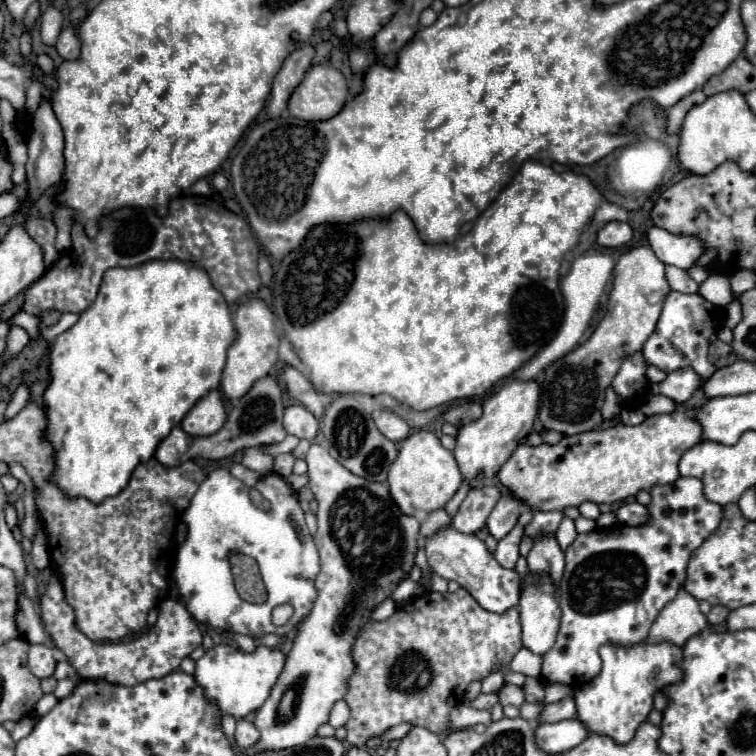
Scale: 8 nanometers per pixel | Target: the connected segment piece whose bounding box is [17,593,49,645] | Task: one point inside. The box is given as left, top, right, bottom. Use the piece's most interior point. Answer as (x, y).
(28, 620)

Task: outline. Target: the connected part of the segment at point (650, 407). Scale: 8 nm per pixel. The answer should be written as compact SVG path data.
M653 395L645 401L645 405L641 405L639 409L649 417L649 415L661 415L661 413L673 413L675 411L675 403L663 395Z

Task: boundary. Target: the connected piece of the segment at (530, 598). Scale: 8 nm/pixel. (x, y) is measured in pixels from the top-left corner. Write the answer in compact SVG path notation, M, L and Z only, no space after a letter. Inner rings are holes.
M525 577L519 615L523 627L523 647L535 655L545 655L555 643L561 619L557 589L549 577Z

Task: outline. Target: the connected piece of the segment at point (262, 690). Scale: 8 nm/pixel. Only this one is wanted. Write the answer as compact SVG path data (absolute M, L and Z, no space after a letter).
M215 645L195 663L193 677L203 689L205 697L217 705L221 717L231 715L235 719L243 719L265 703L283 669L283 663L285 657L279 649L259 645L255 653L245 653L229 645Z

